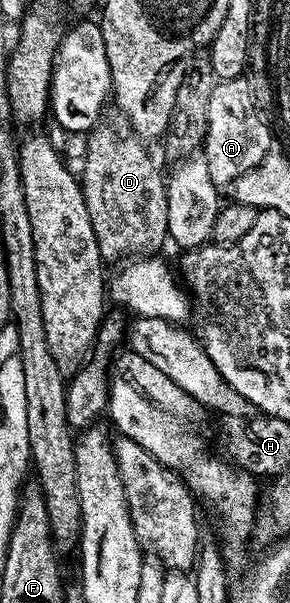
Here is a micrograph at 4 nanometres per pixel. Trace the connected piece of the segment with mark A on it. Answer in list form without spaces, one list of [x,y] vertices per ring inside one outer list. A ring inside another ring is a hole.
[[[248,79],[222,80],[214,83],[211,90],[211,106],[207,106],[207,134],[203,155],[211,182],[218,190],[228,189],[247,170],[259,166],[265,155],[274,147],[273,136],[257,113],[257,96]]]

